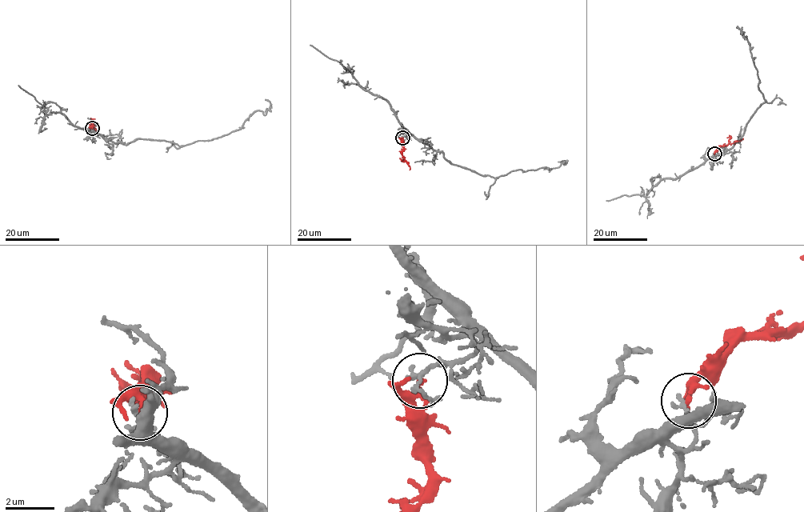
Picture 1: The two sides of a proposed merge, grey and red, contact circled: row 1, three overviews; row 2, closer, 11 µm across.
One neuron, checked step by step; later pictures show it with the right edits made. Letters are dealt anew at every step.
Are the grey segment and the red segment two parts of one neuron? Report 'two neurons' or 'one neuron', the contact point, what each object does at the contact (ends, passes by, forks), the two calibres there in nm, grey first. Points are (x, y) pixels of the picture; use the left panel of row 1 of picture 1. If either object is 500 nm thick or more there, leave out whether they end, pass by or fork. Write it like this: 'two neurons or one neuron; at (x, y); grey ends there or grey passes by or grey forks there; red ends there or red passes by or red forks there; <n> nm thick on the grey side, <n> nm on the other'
two neurons; at (92, 128); grey passes by; red ends there; 150 nm thick on the grey side, 220 nm on the other

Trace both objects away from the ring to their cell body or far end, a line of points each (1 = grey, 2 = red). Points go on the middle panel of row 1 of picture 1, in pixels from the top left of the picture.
1: (402, 138), (410, 133), (454, 165), (498, 178), (518, 170), (558, 168), (565, 161), (558, 162)
2: (402, 138), (402, 155), (410, 170)

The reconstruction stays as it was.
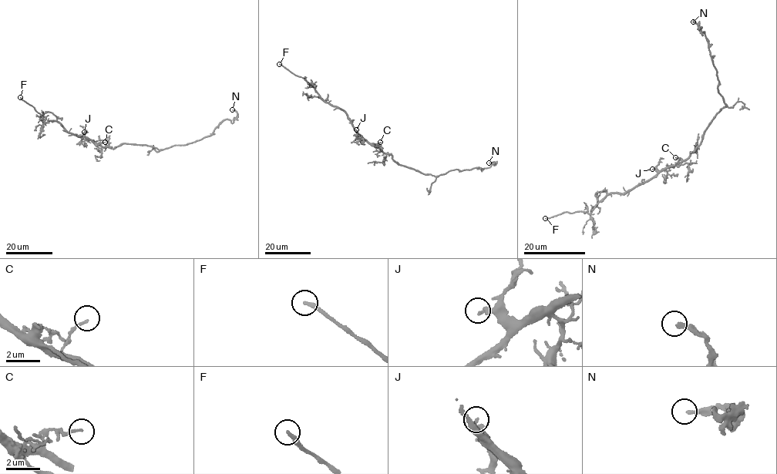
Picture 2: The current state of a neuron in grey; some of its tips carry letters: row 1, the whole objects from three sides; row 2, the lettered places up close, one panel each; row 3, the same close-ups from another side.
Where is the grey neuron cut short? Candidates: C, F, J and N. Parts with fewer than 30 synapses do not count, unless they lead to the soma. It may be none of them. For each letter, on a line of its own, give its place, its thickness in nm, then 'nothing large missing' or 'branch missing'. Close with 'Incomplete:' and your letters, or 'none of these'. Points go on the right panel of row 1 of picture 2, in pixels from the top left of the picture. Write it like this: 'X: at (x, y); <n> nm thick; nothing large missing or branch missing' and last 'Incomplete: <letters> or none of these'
C: at (675, 157); 110 nm thick; nothing large missing
F: at (545, 218); 240 nm thick; branch missing
J: at (652, 169); 220 nm thick; nothing large missing
N: at (693, 21); 200 nm thick; nothing large missing
Incomplete: F

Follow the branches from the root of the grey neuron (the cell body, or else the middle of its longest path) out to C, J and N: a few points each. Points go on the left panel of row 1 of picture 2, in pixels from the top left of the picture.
C: (114, 148), (100, 146), (101, 142), (105, 142)
J: (114, 148), (94, 144), (85, 136), (84, 132)
N: (114, 148), (125, 143), (162, 149), (192, 142), (210, 136), (223, 120), (233, 122), (237, 113), (232, 109)

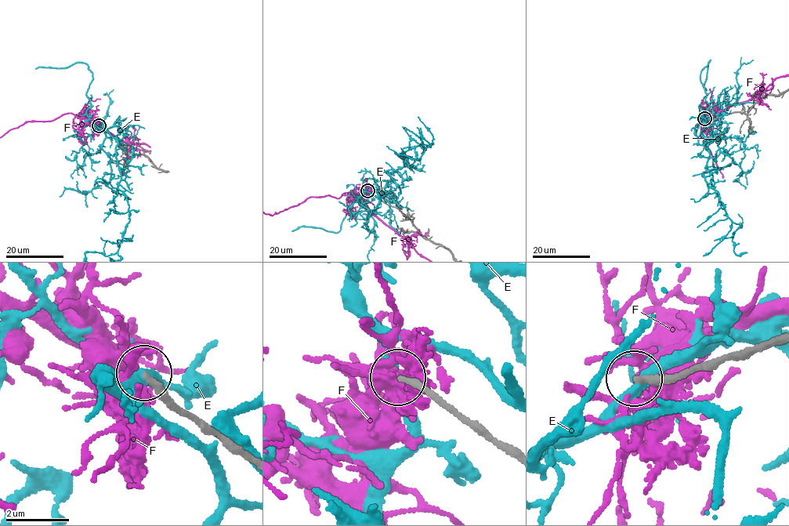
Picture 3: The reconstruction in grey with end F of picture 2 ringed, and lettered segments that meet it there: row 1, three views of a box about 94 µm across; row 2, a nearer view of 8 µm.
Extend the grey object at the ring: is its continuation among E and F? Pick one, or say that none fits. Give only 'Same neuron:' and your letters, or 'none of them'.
Same neuron: none of them

